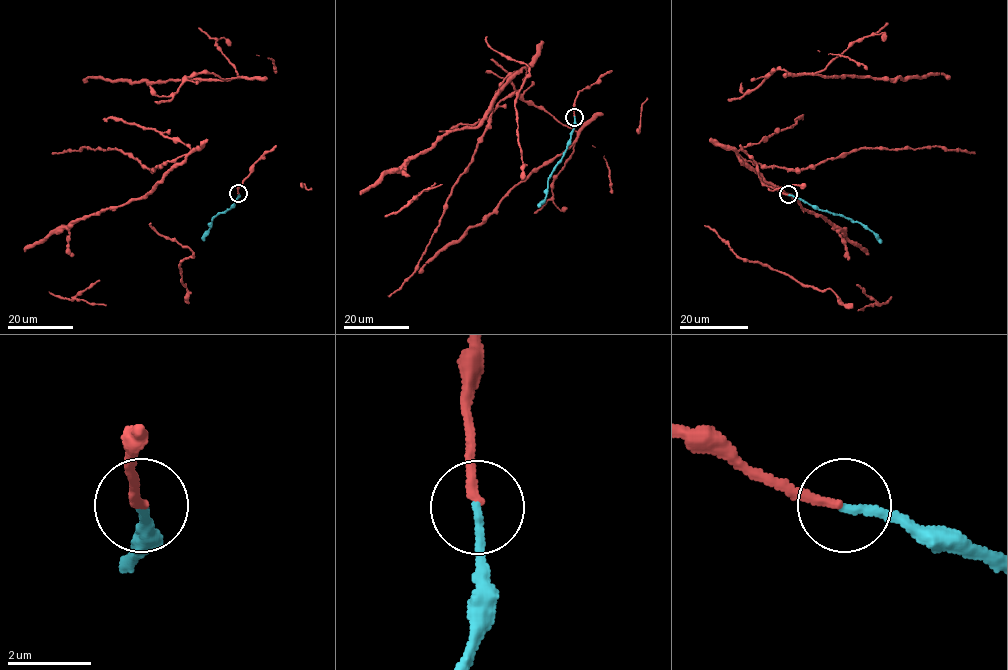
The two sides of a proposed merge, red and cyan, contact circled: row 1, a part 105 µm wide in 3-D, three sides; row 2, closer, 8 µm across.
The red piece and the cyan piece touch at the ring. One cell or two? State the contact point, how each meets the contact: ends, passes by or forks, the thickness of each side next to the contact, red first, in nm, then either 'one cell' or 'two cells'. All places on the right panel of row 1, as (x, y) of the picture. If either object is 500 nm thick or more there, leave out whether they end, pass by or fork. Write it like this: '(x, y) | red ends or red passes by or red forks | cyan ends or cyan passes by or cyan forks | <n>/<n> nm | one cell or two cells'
(788, 194) | red ends | cyan ends | 220/200 nm | one cell

